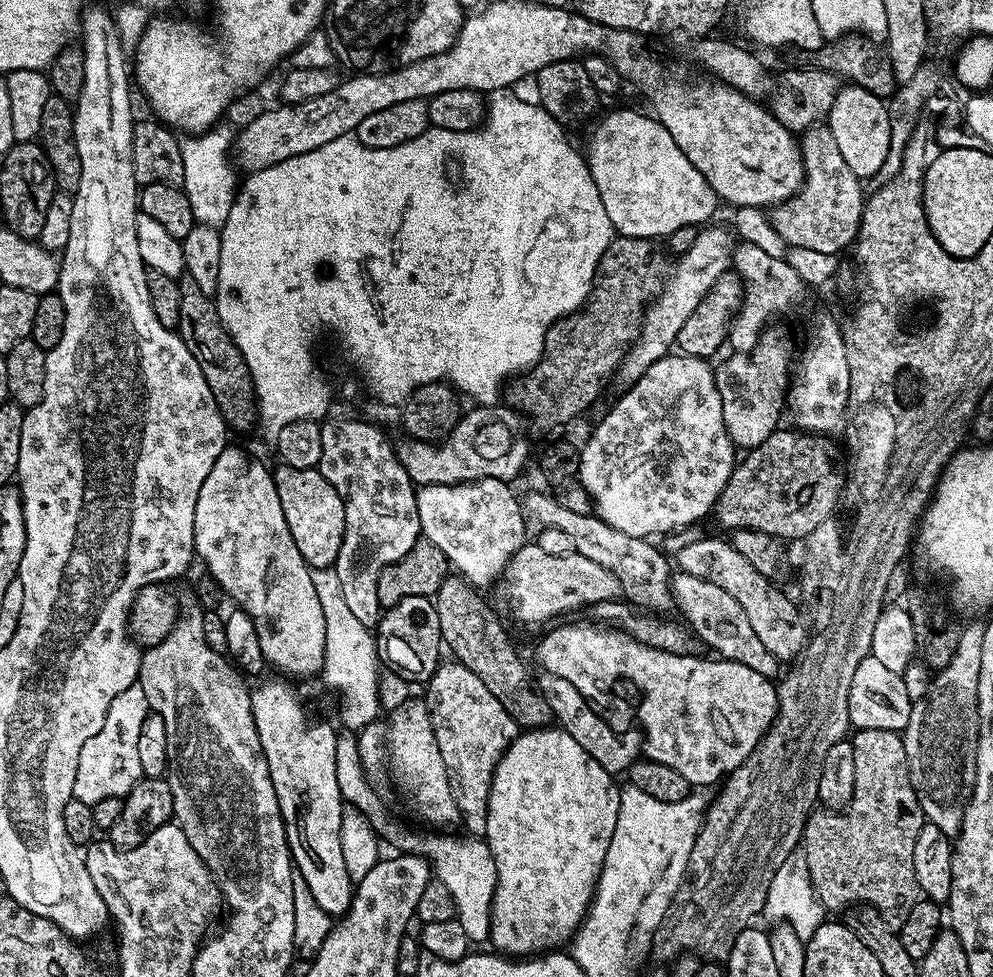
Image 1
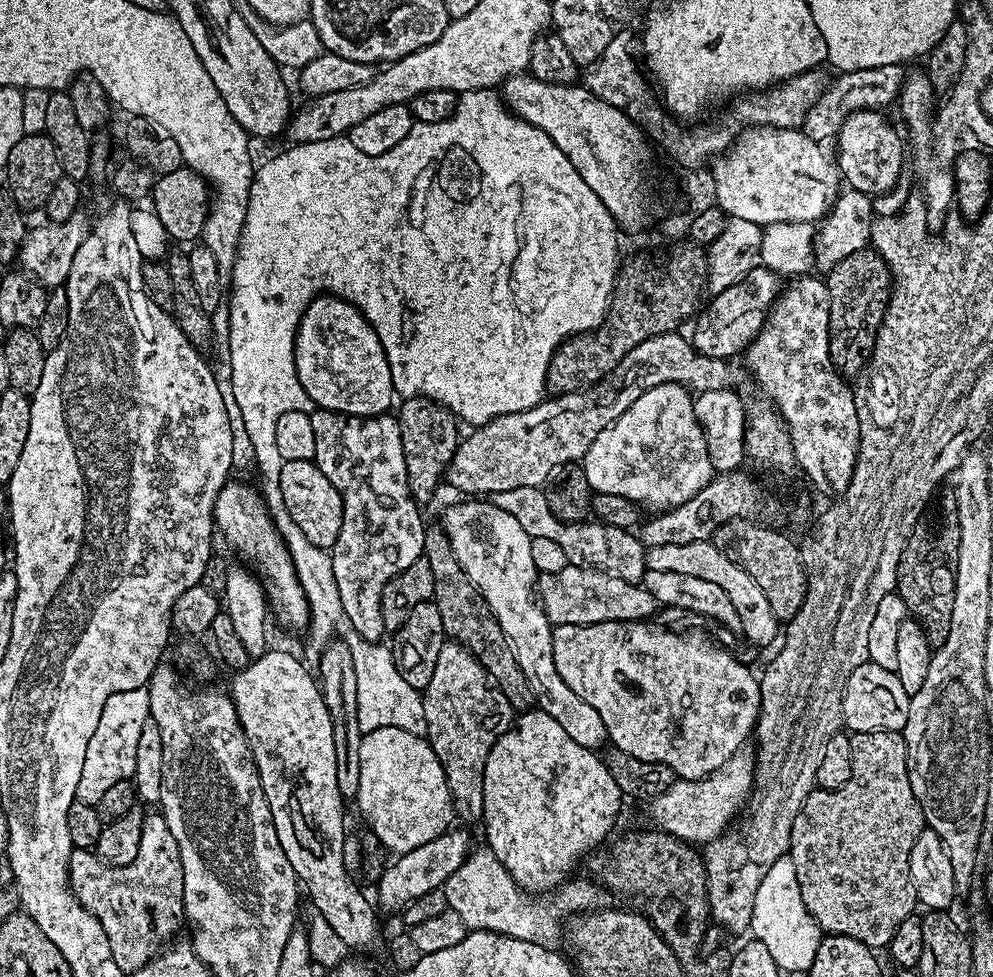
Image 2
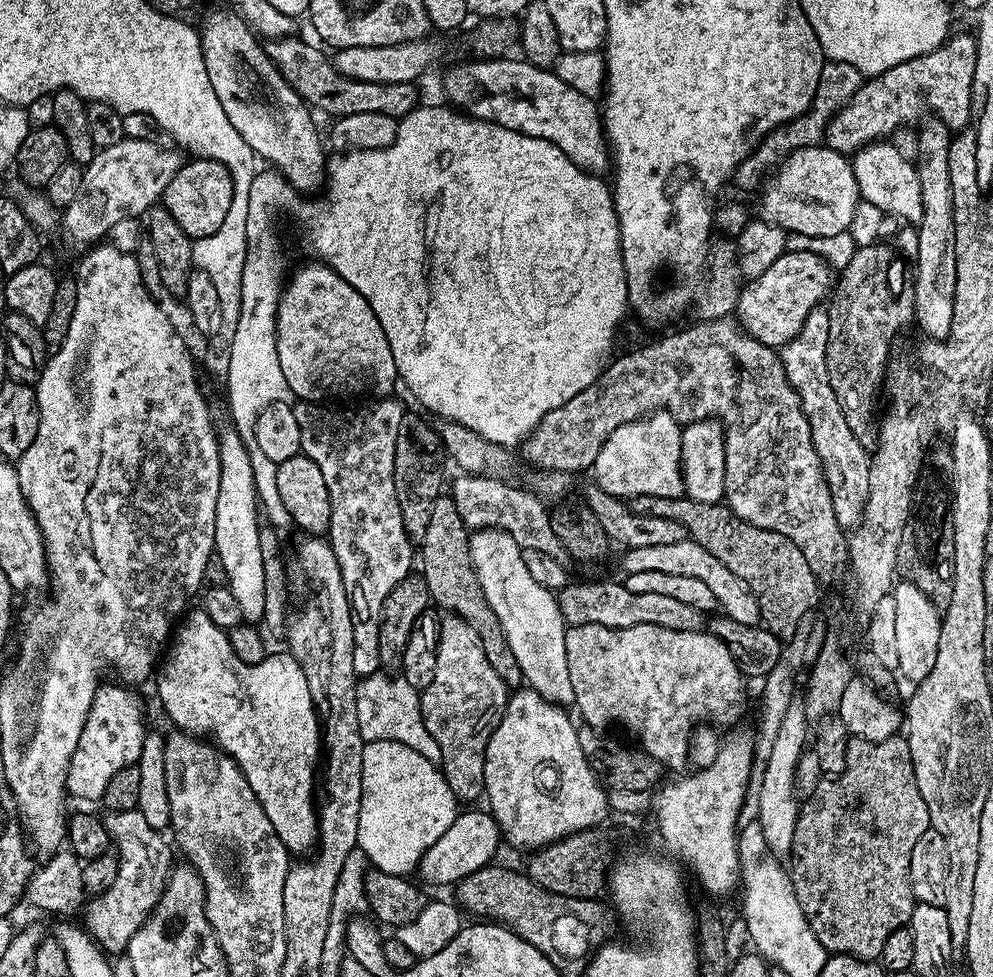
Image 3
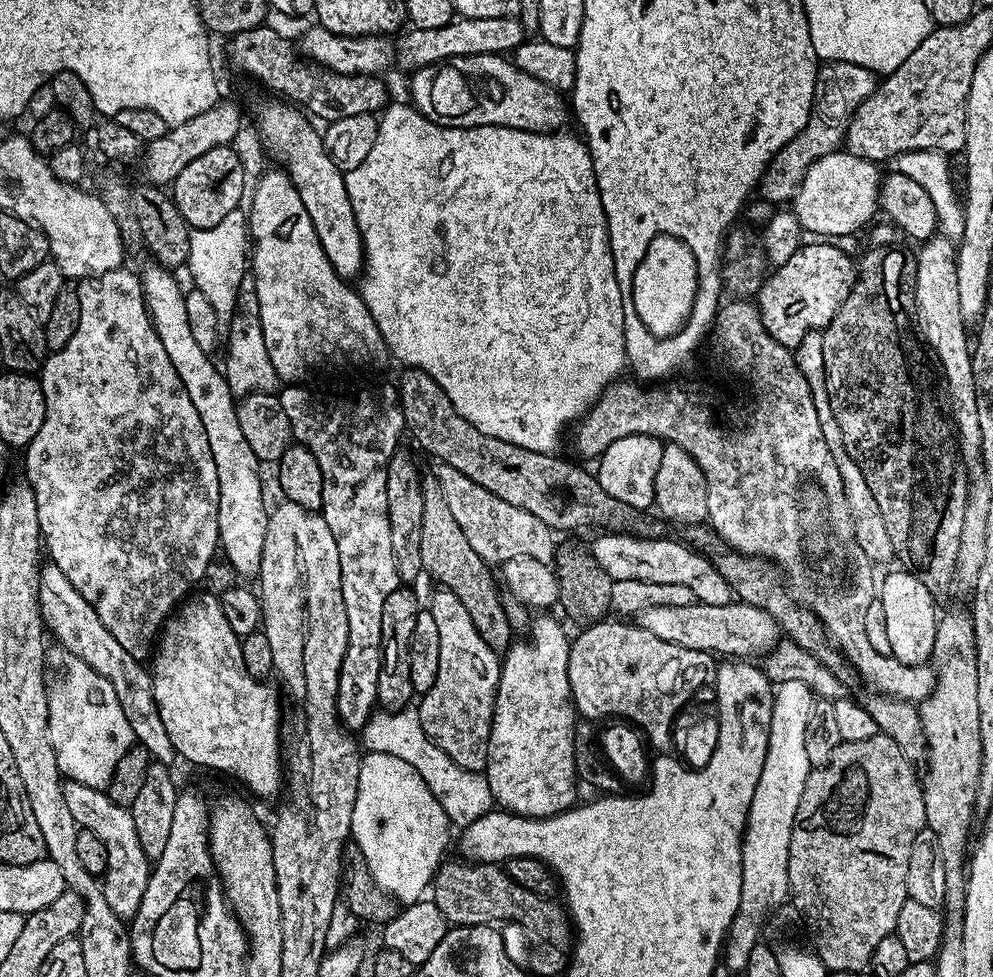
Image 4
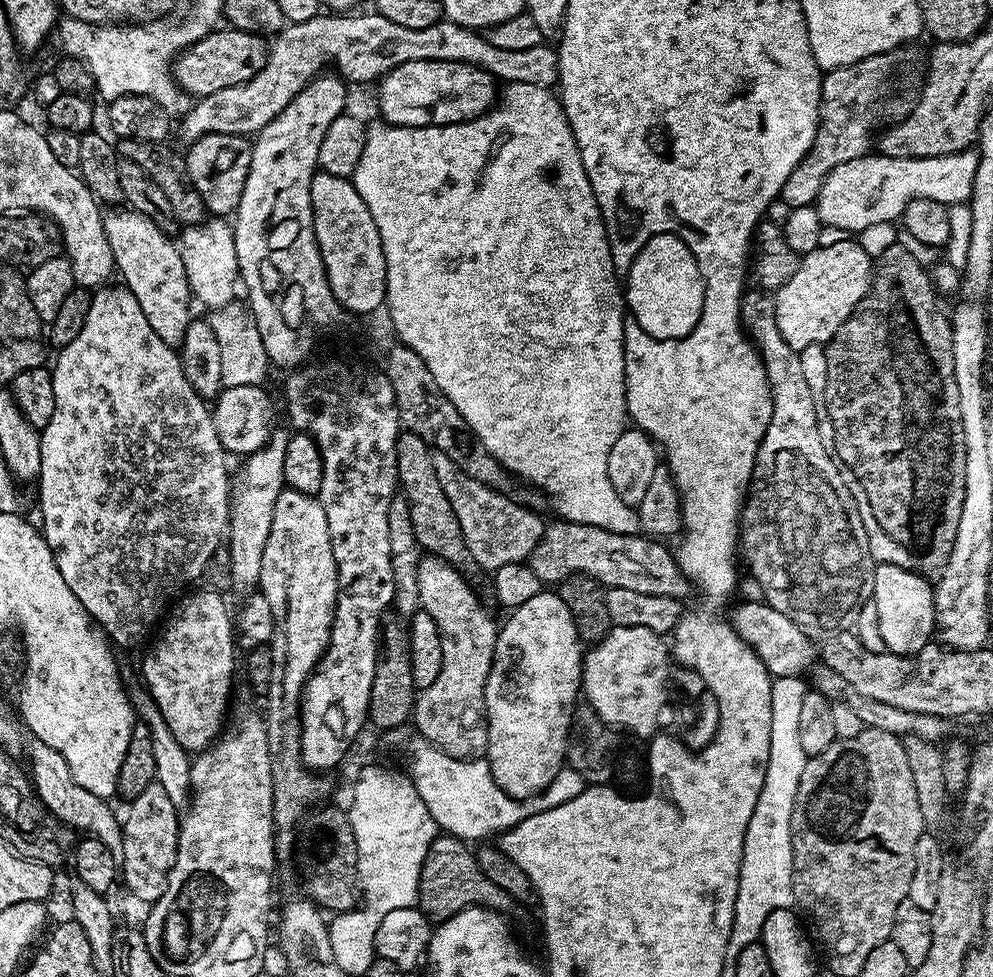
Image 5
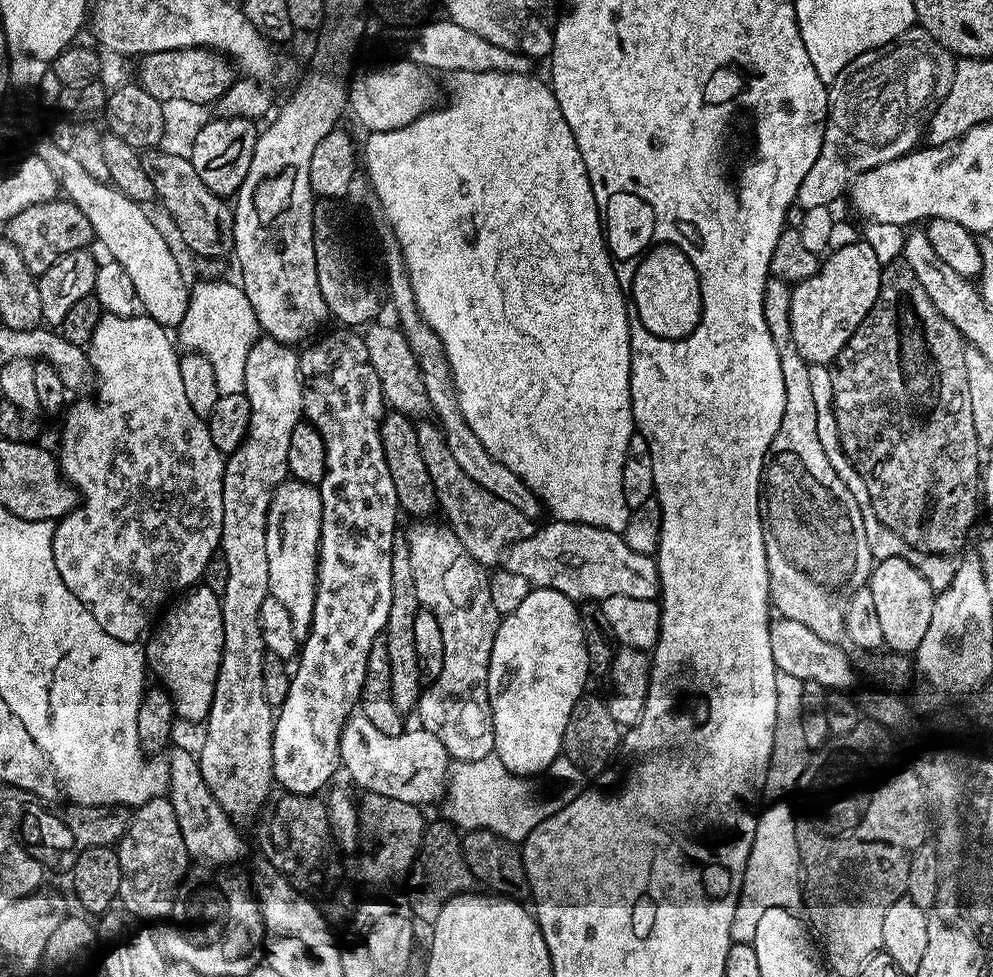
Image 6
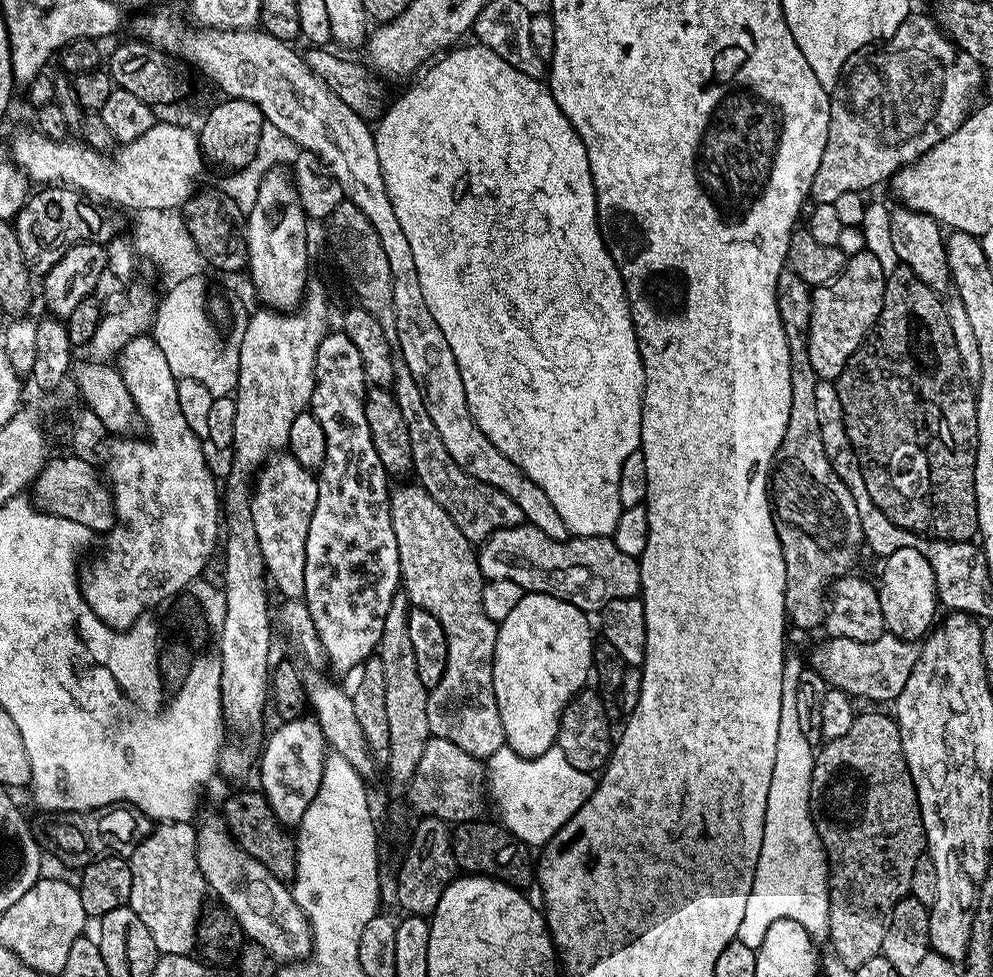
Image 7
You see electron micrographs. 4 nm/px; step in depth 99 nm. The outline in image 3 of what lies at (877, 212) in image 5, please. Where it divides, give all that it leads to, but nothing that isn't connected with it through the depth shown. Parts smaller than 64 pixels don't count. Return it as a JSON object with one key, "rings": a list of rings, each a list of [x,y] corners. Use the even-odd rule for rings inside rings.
{"rings":[[[827,146],[794,150],[789,156],[783,157],[782,163],[767,180],[764,205],[759,215],[788,234],[797,232],[800,236],[836,236],[851,226],[856,216],[856,204],[861,203],[849,157]]]}

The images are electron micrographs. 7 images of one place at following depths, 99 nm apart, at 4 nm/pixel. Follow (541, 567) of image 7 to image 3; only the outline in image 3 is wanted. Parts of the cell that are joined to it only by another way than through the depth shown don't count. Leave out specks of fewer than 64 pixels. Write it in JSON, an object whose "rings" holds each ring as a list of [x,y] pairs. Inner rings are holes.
{"rings":[[[691,539],[672,543],[671,546],[645,546],[638,550],[630,548],[623,555],[623,571],[627,574],[643,574],[649,570],[662,570],[662,574],[683,574],[685,578],[699,578],[709,588],[710,594],[714,594],[719,611],[724,611],[733,620],[733,625],[761,623],[758,602],[754,593],[749,590],[748,583],[732,574],[722,562],[714,558],[714,555],[710,554],[708,550],[704,550],[702,546]]]}

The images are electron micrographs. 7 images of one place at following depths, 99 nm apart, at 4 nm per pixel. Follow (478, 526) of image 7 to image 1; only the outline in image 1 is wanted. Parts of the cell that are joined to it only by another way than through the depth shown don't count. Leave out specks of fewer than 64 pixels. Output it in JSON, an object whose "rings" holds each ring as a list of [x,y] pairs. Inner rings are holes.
{"rings":[[[532,492],[528,497],[523,497],[522,507],[531,519],[533,516],[537,520],[540,528],[562,530],[562,534],[569,536],[575,551],[590,558],[590,562],[598,562],[598,566],[606,566],[606,570],[618,578],[623,599],[629,604],[657,614],[667,613],[667,608],[673,607],[670,560],[657,545],[657,549],[652,545],[655,543],[651,539],[622,534],[622,530],[614,530],[595,514],[576,514],[560,504],[555,495],[547,496],[544,492]]]}

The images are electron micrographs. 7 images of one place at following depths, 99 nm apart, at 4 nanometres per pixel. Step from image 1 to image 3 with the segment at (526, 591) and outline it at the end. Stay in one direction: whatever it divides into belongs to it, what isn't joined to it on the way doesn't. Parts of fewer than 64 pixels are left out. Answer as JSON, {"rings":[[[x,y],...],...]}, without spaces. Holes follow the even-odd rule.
{"rings":[[[588,580],[585,584],[570,582],[559,589],[558,599],[564,615],[565,625],[610,626],[625,628],[626,626],[666,626],[668,630],[679,632],[695,632],[701,627],[702,614],[694,606],[686,602],[678,602],[678,598],[669,598],[663,594],[634,594],[634,590],[626,590],[622,582],[616,584],[612,580]]]}

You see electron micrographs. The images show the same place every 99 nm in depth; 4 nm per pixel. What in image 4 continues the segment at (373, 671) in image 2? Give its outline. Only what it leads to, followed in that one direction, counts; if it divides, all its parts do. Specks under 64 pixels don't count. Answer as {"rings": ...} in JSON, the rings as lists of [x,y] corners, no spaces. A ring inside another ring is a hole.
{"rings":[[[417,707],[373,711],[360,730],[360,742],[365,751],[391,754],[414,766],[418,774],[421,774],[422,780],[430,786],[431,792],[438,798],[449,823],[455,827],[457,825],[458,828],[463,828],[493,809],[494,801],[487,775],[462,770],[456,762],[451,761],[422,729],[420,711]]]}

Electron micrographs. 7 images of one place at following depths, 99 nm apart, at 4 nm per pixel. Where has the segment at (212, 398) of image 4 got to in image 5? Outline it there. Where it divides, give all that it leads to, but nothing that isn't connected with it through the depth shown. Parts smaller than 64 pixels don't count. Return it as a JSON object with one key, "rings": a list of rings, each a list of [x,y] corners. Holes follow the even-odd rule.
{"rings":[[[120,210],[117,216],[104,216],[106,238],[110,242],[115,271],[120,272],[123,287],[138,298],[138,306],[142,306],[142,314],[146,314],[146,322],[150,322],[150,330],[162,338],[162,342],[179,346],[184,340],[184,332],[188,329],[188,321],[193,319],[194,297],[188,288],[186,270],[182,266],[180,249],[159,228],[151,216],[142,212]]]}

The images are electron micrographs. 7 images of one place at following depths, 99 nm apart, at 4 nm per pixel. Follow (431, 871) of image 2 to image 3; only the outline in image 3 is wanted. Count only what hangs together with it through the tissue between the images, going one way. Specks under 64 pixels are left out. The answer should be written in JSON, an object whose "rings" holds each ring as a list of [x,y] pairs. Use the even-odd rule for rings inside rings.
{"rings":[[[461,811],[450,822],[446,834],[434,842],[422,854],[420,865],[418,867],[418,876],[428,884],[449,884],[455,886],[464,880],[470,874],[474,874],[480,868],[487,868],[493,863],[492,855],[499,850],[502,845],[500,827],[496,825],[496,819],[492,817],[491,811],[484,812],[464,812]]]}

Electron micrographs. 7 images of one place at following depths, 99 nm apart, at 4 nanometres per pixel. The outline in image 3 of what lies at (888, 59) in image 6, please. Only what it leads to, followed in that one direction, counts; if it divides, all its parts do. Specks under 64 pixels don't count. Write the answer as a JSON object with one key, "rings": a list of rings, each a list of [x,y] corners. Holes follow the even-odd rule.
{"rings":[[[825,59],[818,78],[816,93],[810,102],[810,106],[795,120],[790,120],[787,124],[767,133],[761,139],[764,140],[761,144],[759,141],[755,151],[738,169],[738,180],[740,176],[741,186],[748,188],[752,184],[752,180],[758,176],[762,175],[761,177],[763,177],[765,174],[771,173],[774,166],[779,165],[782,158],[789,156],[794,150],[819,145],[824,139],[824,128],[828,125],[828,121],[858,91],[865,79],[864,73],[858,71],[854,66],[850,66],[850,62]]]}

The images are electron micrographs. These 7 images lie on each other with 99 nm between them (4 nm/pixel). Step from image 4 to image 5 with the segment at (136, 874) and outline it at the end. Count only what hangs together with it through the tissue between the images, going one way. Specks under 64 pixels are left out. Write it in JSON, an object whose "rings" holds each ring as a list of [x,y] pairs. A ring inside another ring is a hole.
{"rings":[[[33,739],[31,743],[32,745],[28,748],[29,765],[27,764],[27,767],[30,769],[30,782],[39,803],[41,805],[44,803],[49,808],[47,811],[53,817],[56,815],[62,823],[69,824],[72,828],[81,828],[81,833],[95,836],[111,852],[118,854],[122,850],[124,834],[121,821],[118,816],[116,820],[111,806],[108,805],[111,803],[105,797],[90,794],[90,790],[78,786],[78,782],[74,782],[74,774],[70,774],[70,766],[66,766],[66,758],[62,758],[62,754],[58,754],[58,750],[46,746],[38,739]]]}

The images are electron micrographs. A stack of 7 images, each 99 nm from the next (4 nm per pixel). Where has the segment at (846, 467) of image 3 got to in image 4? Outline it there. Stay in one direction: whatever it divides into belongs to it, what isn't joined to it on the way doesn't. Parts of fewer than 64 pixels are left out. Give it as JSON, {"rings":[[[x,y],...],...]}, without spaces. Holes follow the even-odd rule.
{"rings":[[[823,331],[811,332],[802,338],[802,342],[794,349],[794,355],[806,382],[810,382],[810,390],[814,398],[814,410],[818,410],[818,422],[822,422],[822,434],[826,438],[826,446],[830,446],[830,454],[838,466],[838,474],[842,474],[842,486],[846,490],[846,502],[850,506],[850,514],[854,522],[854,530],[858,538],[858,546],[866,550],[866,554],[873,562],[892,560],[894,553],[892,543],[886,534],[886,522],[882,522],[882,514],[878,510],[878,502],[874,494],[870,494],[870,486],[866,486],[866,478],[862,470],[846,454],[846,446],[842,446],[842,430],[838,430],[838,422],[834,419],[834,410],[830,410],[830,394],[826,390],[826,362],[822,358]]]}

